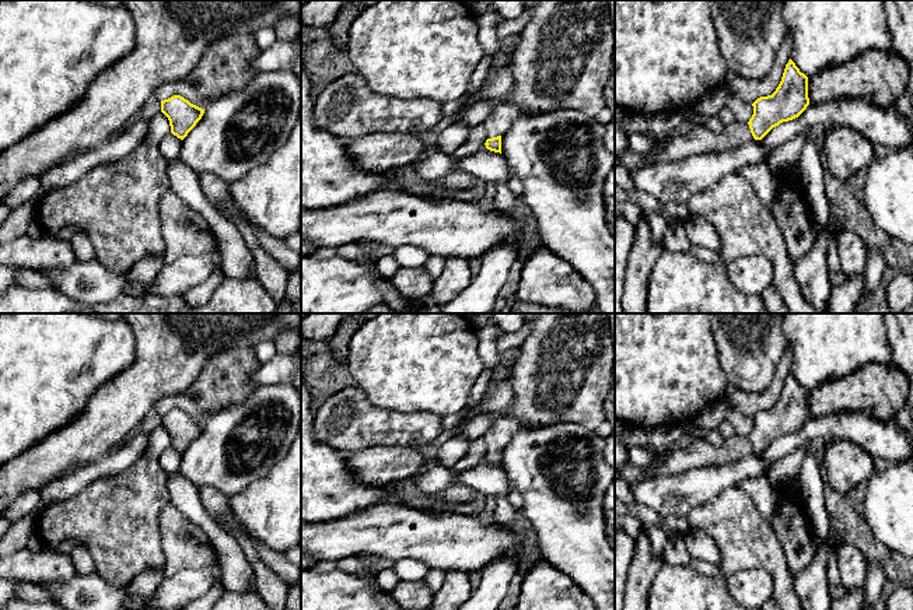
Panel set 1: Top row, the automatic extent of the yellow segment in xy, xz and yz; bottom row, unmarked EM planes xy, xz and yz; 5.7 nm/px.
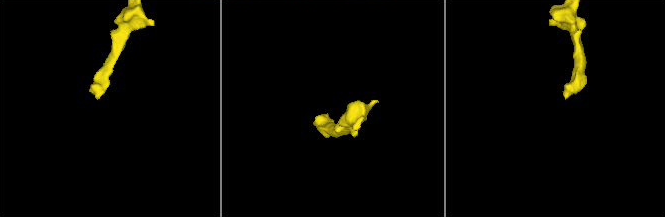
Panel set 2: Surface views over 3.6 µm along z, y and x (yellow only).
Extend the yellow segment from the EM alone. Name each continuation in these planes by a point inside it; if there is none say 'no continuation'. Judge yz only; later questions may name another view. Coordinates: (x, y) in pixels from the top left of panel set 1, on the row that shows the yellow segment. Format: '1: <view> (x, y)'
1: yz (695, 139)

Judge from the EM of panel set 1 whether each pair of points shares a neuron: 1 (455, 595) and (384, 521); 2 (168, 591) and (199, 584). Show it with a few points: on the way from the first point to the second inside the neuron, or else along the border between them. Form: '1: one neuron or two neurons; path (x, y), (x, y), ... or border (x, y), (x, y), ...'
1: two neurons; border (467, 571), (445, 572)
2: one neuron; path (175, 591), (192, 584)

